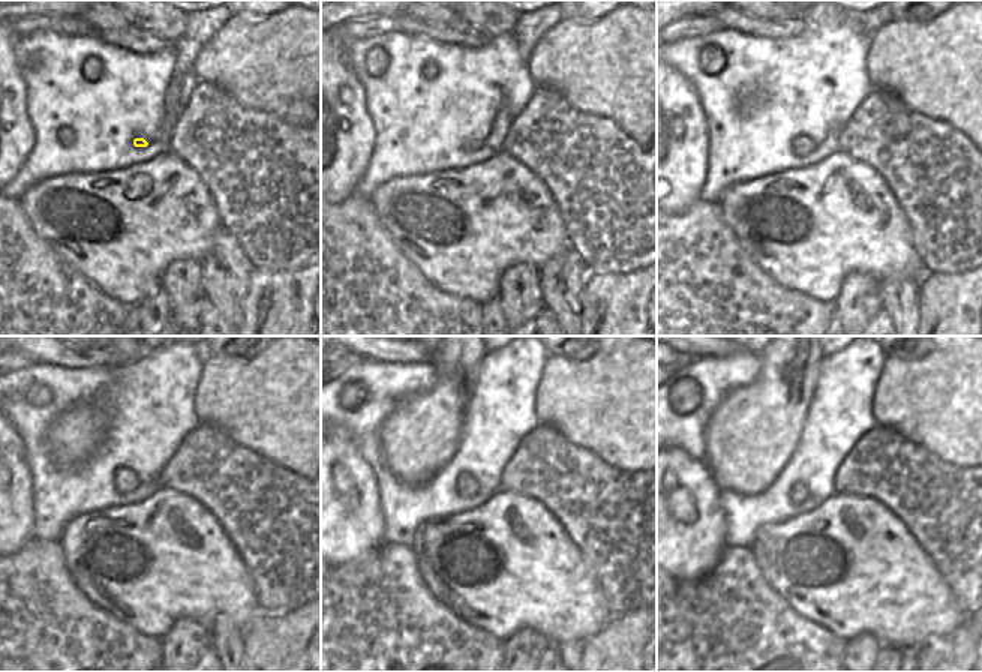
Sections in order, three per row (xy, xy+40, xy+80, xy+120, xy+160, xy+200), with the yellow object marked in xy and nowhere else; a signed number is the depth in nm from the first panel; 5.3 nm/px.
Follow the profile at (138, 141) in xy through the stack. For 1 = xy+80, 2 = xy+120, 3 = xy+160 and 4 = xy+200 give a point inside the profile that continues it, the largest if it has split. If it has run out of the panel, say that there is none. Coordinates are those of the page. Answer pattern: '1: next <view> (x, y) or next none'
1: next xy+80 (801, 146)
2: next xy+120 (126, 480)
3: next xy+160 (465, 485)
4: next xy+200 (798, 492)

